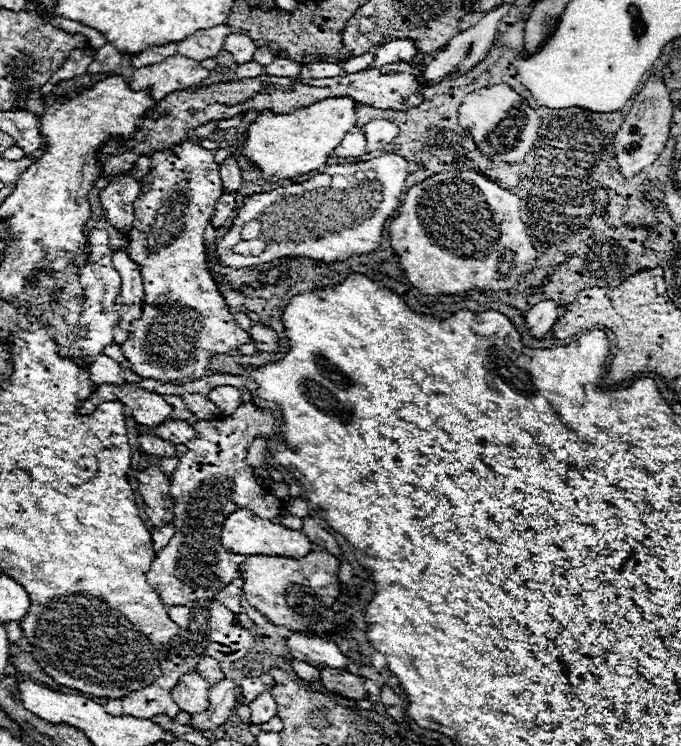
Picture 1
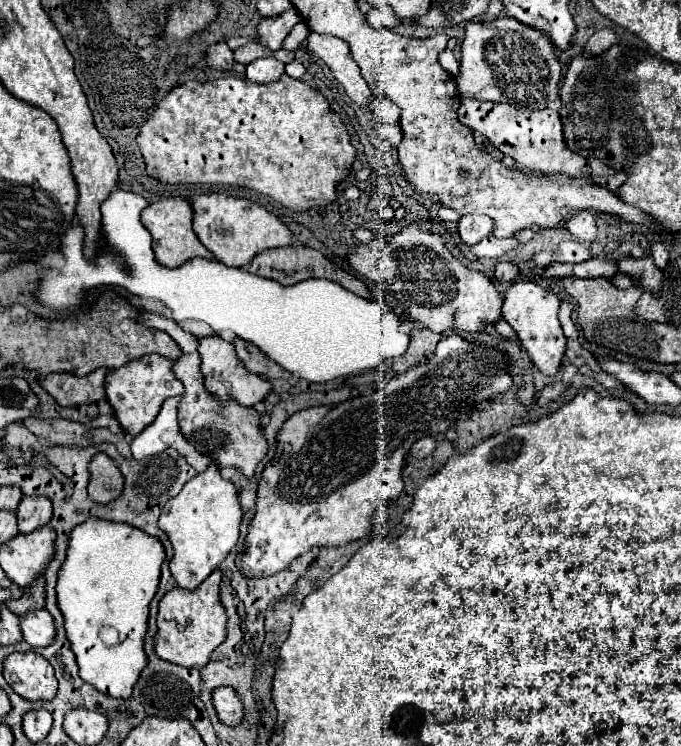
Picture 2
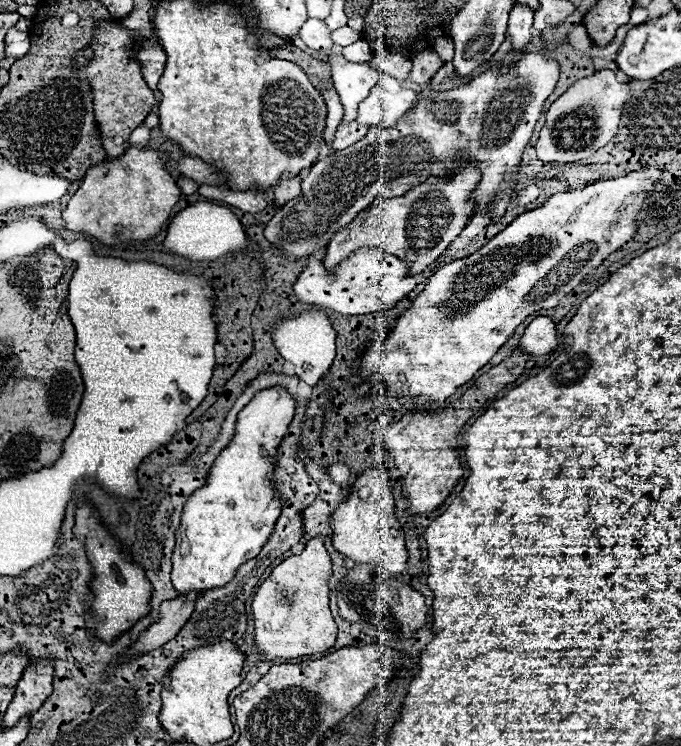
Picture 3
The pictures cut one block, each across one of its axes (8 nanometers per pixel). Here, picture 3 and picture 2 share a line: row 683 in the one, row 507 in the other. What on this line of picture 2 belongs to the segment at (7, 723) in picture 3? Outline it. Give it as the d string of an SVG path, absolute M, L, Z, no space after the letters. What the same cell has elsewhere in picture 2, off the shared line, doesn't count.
M24 496L16 510L16 516L18 516L18 530L22 534L34 532L38 526L46 526L50 522L52 502L44 496L38 496L38 498Z

